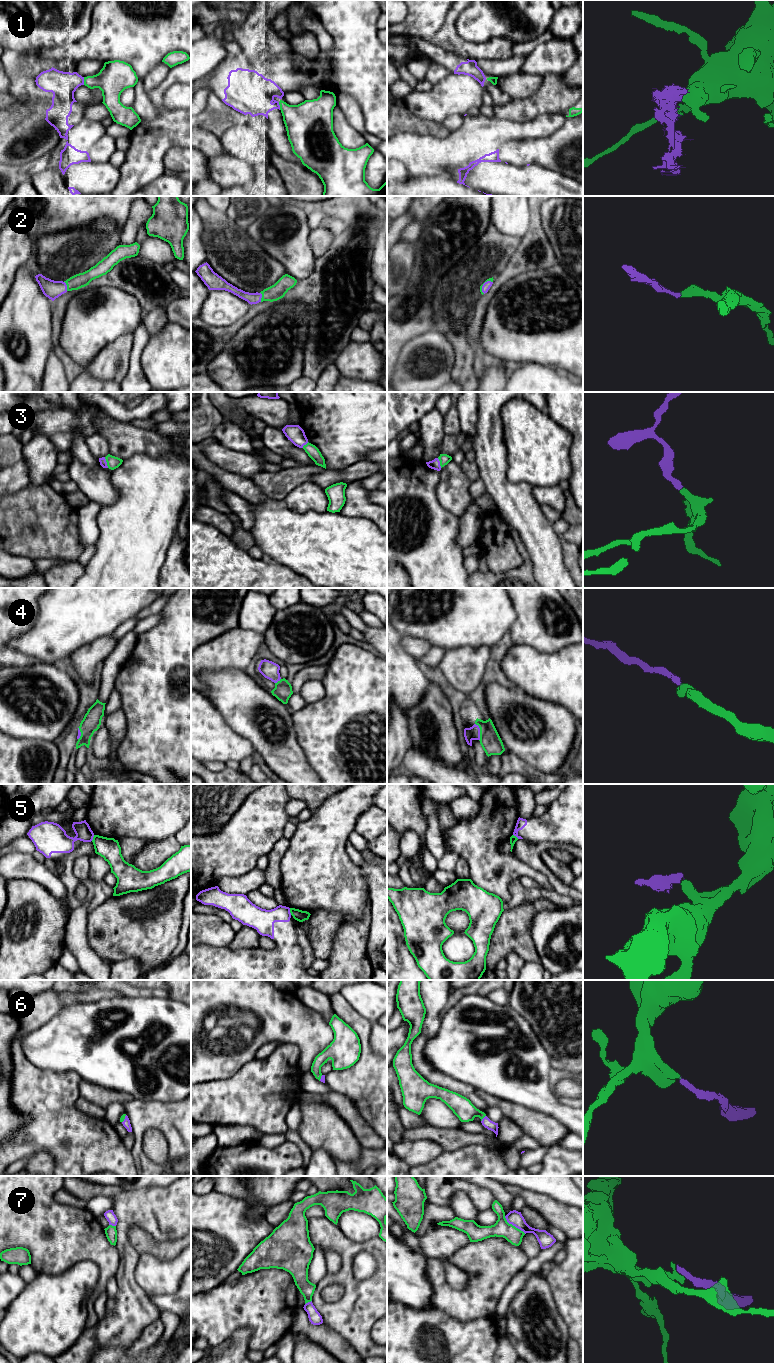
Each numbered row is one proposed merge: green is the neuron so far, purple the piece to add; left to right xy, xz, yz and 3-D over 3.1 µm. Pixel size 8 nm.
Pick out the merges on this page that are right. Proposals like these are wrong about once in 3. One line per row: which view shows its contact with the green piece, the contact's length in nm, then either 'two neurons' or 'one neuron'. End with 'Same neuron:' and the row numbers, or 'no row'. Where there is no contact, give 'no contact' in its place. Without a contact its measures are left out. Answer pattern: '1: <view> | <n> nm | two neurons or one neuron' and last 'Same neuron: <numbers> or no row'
1: xy | 60 nm | two neurons
2: xy | 80 nm | one neuron
3: xy | 90 nm | one neuron
4: yz | 150 nm | one neuron
5: xz | 60 nm | two neurons
6: yz | 70 nm | one neuron
7: yz | 220 nm | two neurons
Same neuron: 2, 3, 4, 6

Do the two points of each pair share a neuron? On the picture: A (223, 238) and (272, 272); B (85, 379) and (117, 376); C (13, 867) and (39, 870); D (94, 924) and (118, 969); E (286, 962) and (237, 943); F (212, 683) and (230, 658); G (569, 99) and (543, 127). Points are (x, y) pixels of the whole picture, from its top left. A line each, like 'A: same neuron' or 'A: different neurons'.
A: same neuron
B: different neurons
C: same neuron
D: different neurons
E: different neurons
F: different neurons
G: different neurons

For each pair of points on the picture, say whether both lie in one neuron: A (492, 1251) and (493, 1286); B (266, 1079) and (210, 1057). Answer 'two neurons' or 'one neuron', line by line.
A: one neuron
B: two neurons

